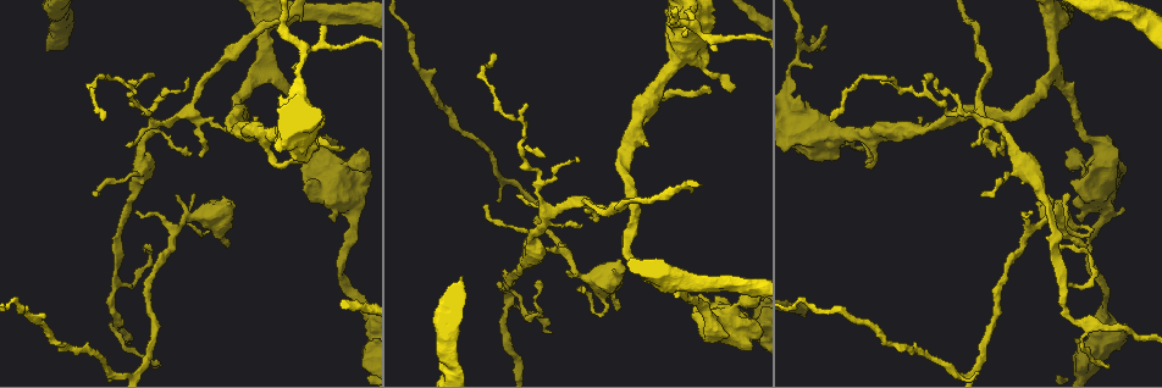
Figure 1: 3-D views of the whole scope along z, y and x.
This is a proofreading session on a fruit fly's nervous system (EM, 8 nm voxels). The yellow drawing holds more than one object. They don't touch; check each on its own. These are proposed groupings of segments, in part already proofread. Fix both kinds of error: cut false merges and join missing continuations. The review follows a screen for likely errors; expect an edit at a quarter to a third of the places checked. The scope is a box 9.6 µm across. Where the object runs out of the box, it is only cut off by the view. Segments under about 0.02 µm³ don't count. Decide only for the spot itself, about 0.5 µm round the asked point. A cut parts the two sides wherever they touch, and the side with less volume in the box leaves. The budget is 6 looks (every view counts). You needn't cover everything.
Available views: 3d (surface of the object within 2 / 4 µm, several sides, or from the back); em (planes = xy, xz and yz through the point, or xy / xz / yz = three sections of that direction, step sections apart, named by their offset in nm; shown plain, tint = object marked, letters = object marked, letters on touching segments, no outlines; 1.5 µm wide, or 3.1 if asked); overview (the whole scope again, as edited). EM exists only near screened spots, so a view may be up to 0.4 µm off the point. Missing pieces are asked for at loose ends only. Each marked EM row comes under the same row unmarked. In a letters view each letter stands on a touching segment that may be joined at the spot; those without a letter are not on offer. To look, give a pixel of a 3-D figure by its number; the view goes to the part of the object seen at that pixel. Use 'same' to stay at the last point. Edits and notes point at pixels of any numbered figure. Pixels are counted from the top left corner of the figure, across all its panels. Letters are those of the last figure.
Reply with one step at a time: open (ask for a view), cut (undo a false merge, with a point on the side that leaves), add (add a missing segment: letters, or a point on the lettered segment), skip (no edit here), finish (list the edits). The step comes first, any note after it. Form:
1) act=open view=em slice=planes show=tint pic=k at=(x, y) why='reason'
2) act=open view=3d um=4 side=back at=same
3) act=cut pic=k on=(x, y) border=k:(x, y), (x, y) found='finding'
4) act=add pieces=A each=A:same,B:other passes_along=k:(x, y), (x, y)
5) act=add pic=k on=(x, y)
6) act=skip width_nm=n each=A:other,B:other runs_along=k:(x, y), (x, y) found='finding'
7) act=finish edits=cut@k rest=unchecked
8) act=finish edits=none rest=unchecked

act=open view=em slice=planes show=tint pic=1 at=(154, 125) why='a fork'

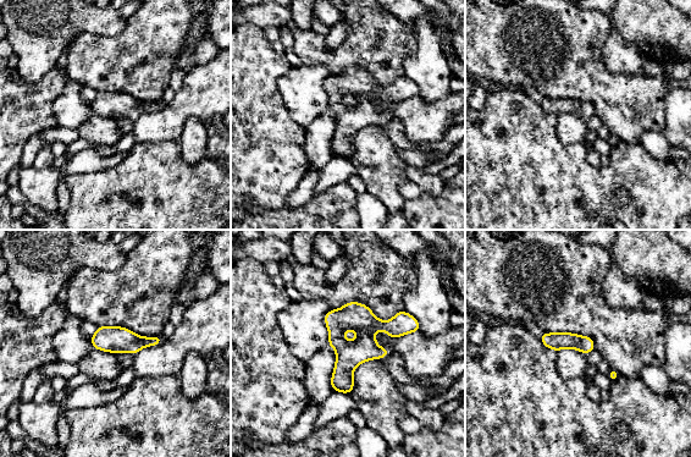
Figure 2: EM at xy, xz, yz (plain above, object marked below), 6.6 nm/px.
act=open view=em slice=planes show=letters at=same

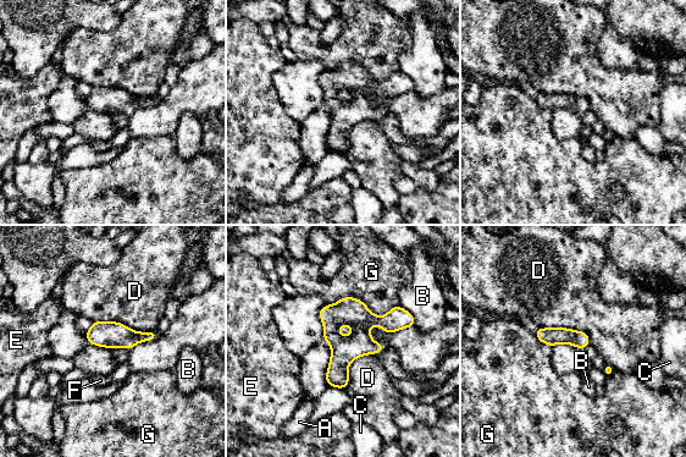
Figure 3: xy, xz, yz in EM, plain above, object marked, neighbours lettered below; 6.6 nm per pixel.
act=skip each=A:other,B:other,C:other,D:other,E:other,F:other,G:other border=3:(93, 320), (155, 331) found='all the same neuron'

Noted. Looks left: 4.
act=open view=em slice=planes show=letters pic=1 at=(938, 79) why='an open end'

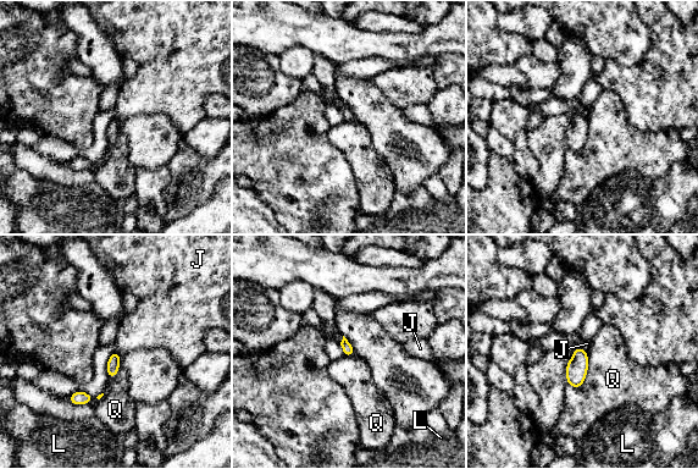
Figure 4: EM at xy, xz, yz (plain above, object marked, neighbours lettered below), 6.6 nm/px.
act=skip width_nm=70 each=J:other,L:other,Q:other found='no lettered segment goes on from it'

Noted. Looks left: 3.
act=open view=3d um=2 pic=1 at=(1107, 308) why='sudden change in width'

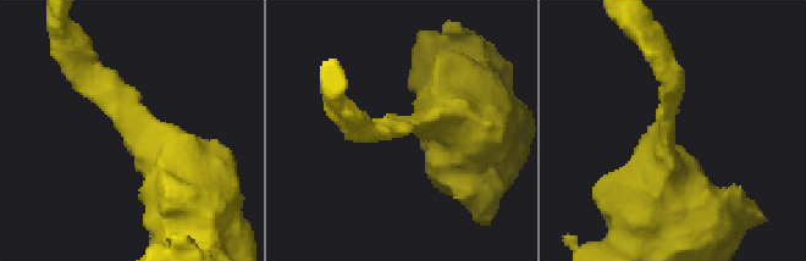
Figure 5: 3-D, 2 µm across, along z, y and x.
act=open view=em slice=planes show=letters pic=5 at=(668, 126) arm_widths_nm=180,700

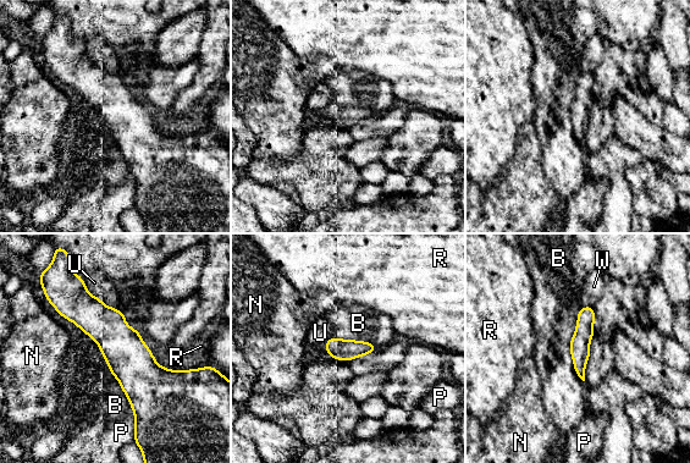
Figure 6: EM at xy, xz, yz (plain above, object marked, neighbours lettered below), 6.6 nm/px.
act=skip width_nm=130 each=B:other,N:other,P:other,R:other,U:other,W:other runs_along=6:(83, 292), (141, 376), (139, 423) found='one neuron here'

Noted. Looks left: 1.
act=finish edits=none rest=unchecked

